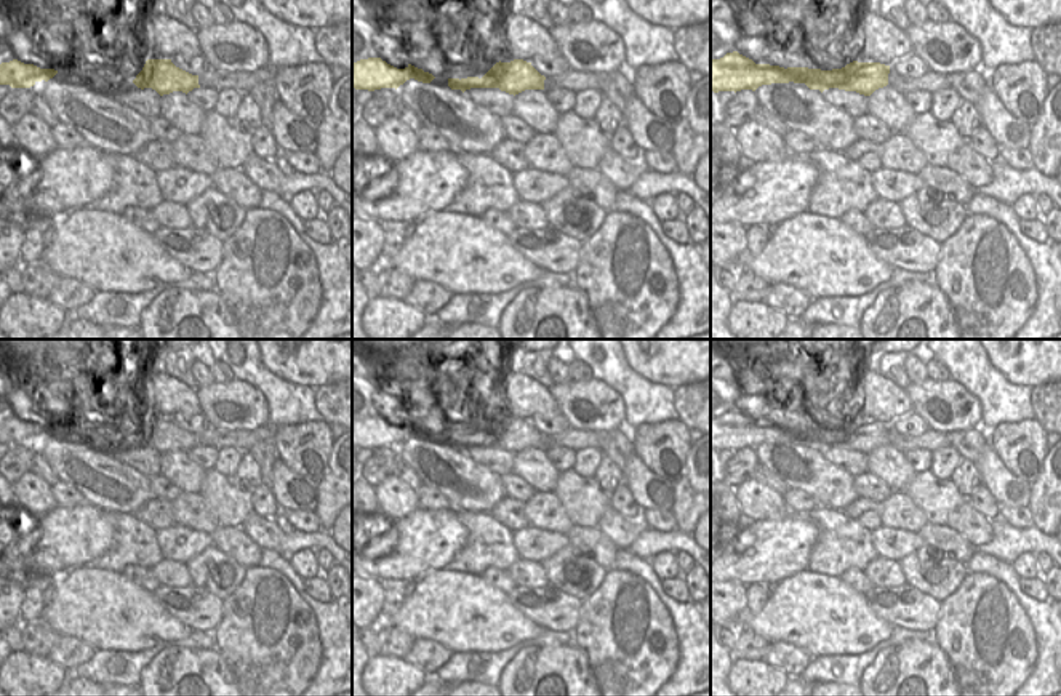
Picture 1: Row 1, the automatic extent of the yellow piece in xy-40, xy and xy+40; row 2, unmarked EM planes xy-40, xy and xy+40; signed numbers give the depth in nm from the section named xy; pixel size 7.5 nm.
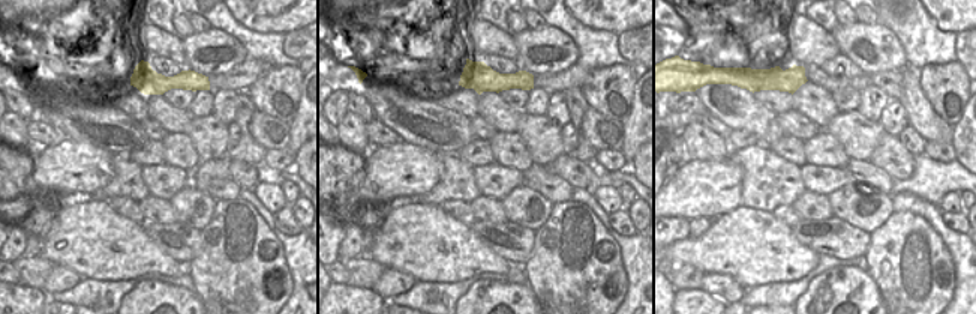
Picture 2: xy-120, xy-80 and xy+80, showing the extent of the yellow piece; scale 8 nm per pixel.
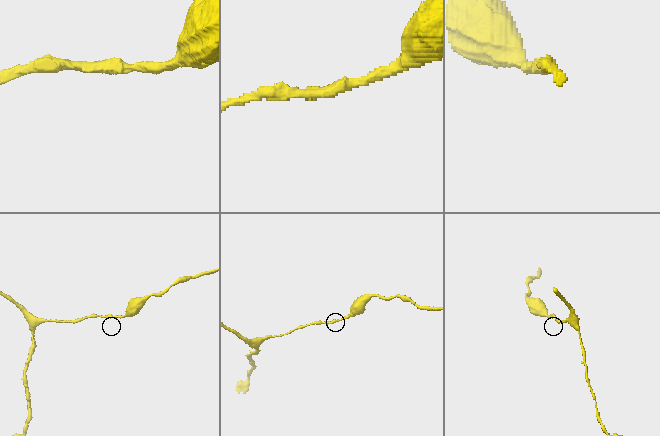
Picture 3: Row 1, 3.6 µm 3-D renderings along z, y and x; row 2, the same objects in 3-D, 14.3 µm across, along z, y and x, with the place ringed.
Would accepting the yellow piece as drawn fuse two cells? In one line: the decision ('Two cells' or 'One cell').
One cell

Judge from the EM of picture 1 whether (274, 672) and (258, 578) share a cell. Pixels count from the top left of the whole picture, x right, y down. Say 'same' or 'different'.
same

